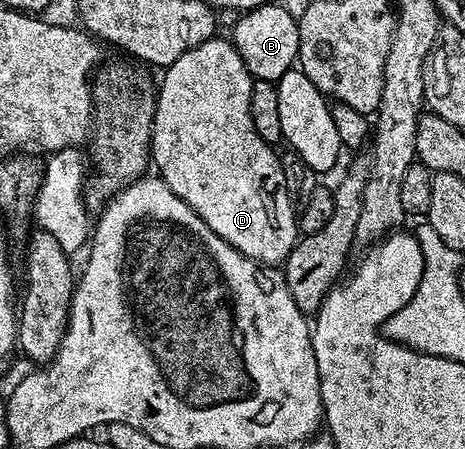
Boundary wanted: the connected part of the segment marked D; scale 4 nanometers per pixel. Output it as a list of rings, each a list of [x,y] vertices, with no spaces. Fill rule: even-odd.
[[[214,37],[203,41],[203,45],[195,45],[195,49],[187,49],[187,53],[183,53],[183,57],[179,57],[179,61],[175,61],[169,67],[164,68],[162,75],[165,76],[161,79],[161,87],[159,83],[159,86],[156,88],[157,108],[153,114],[151,163],[154,168],[157,166],[156,174],[168,185],[171,193],[175,193],[175,197],[187,201],[187,205],[191,205],[191,209],[195,209],[195,213],[199,213],[199,217],[203,217],[203,221],[207,221],[210,229],[215,233],[219,233],[219,237],[223,237],[223,241],[227,241],[227,245],[239,249],[239,253],[251,257],[256,263],[262,265],[281,265],[284,264],[286,257],[292,253],[293,247],[299,238],[295,204],[289,198],[285,188],[285,178],[283,177],[279,155],[273,152],[276,150],[274,150],[270,143],[263,141],[263,137],[259,137],[259,133],[255,133],[255,121],[251,121],[251,105],[249,102],[251,101],[251,89],[253,88],[254,78],[243,65],[243,61],[233,47],[232,42],[228,38],[221,38]]]

